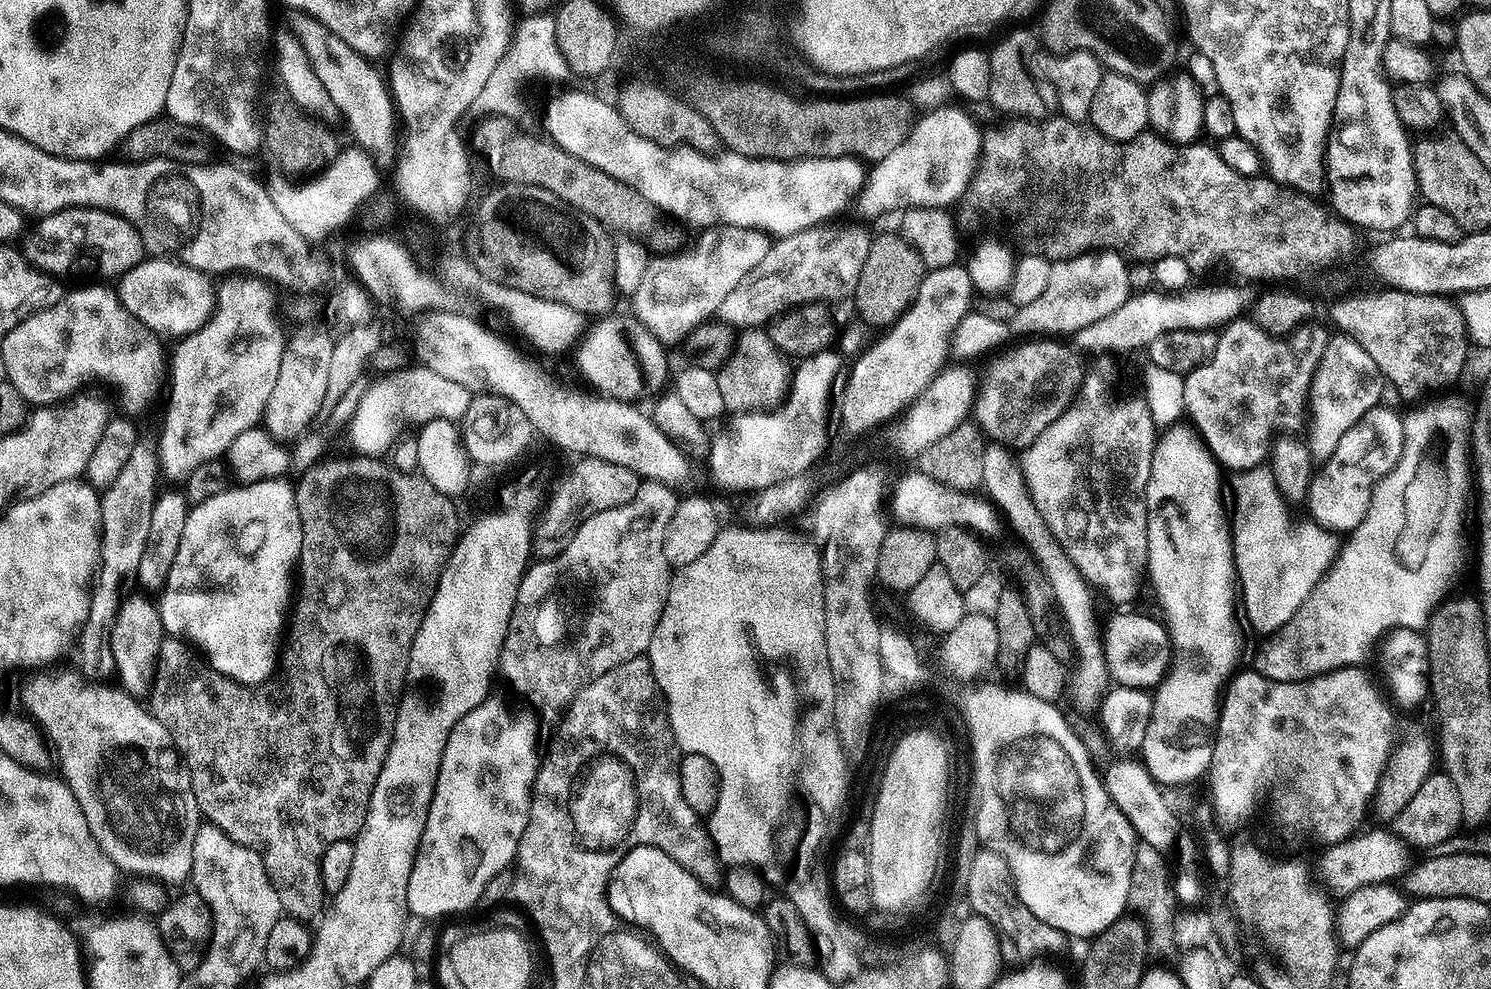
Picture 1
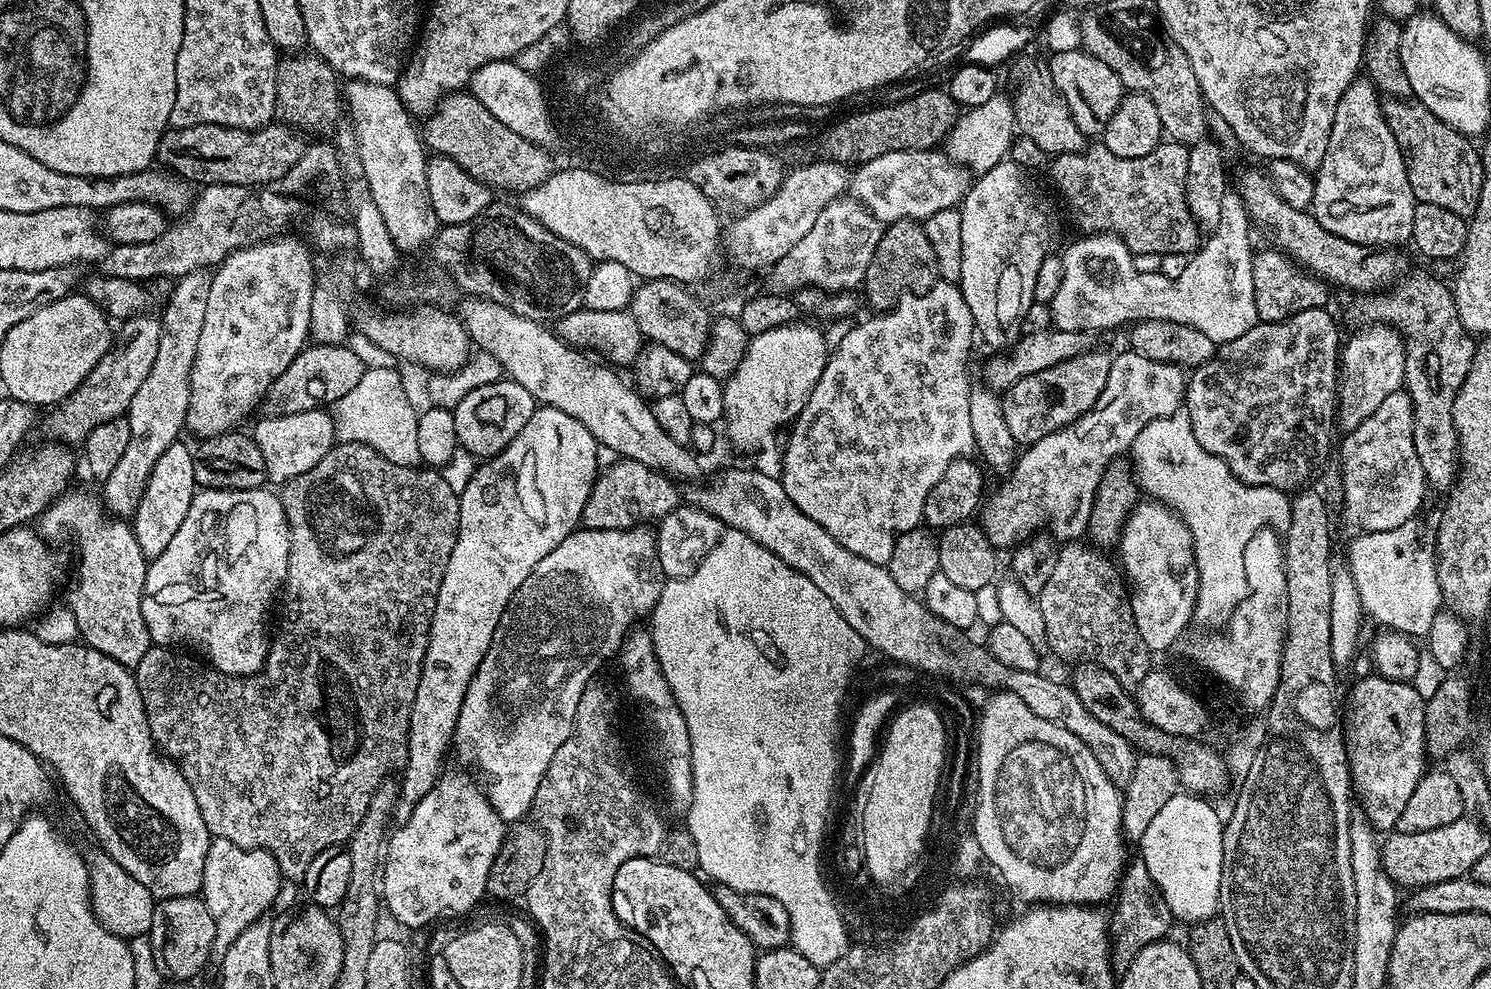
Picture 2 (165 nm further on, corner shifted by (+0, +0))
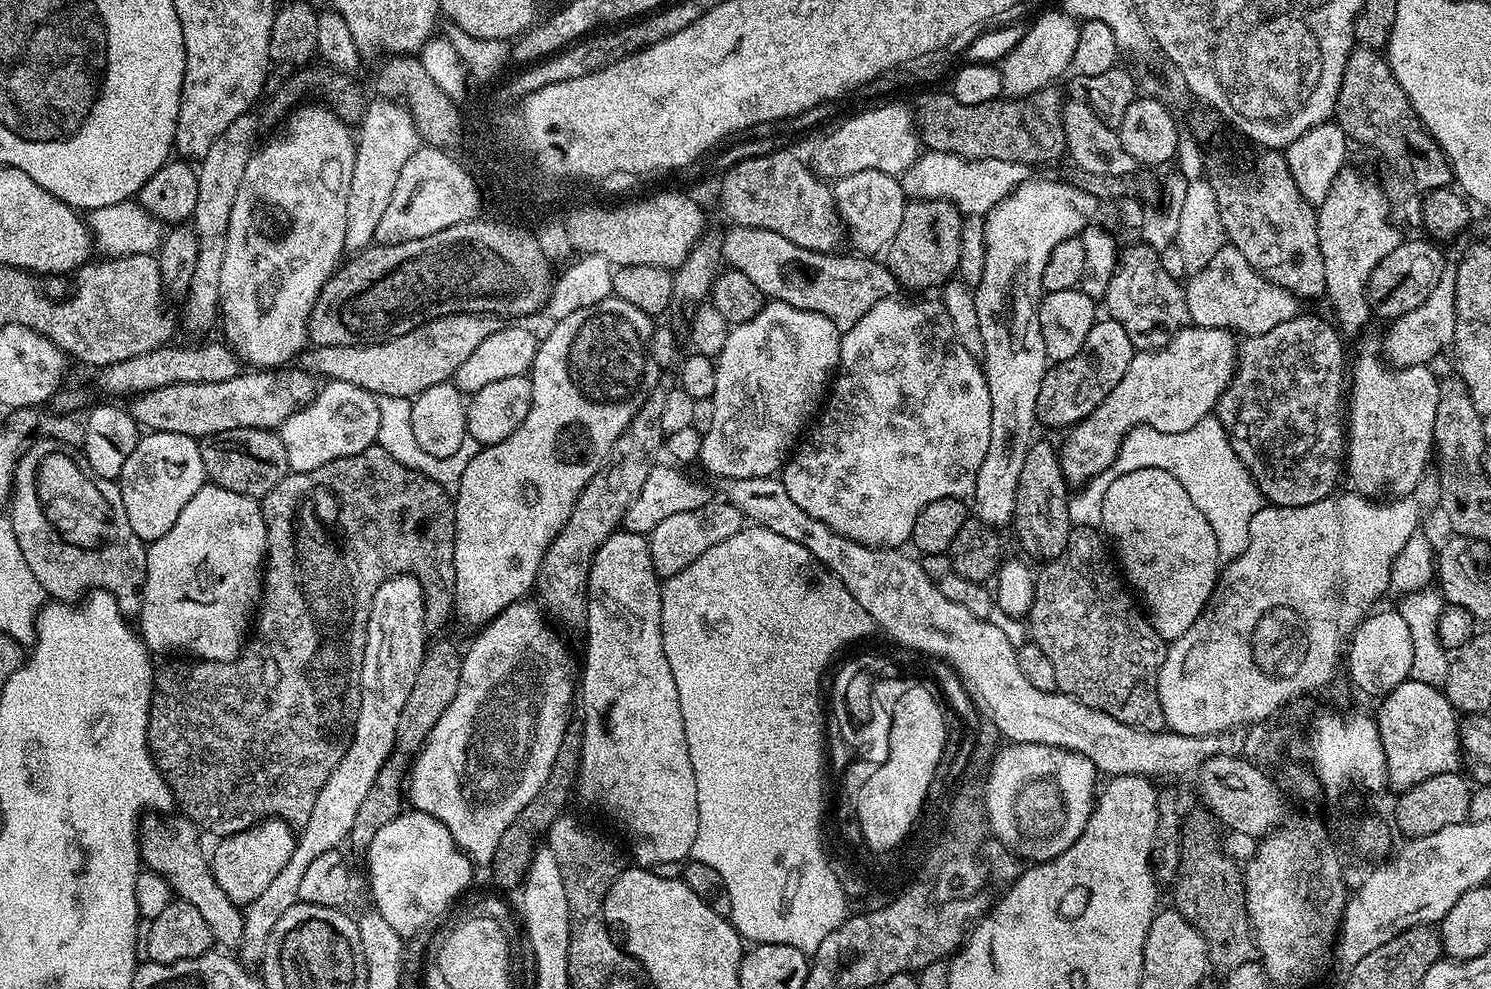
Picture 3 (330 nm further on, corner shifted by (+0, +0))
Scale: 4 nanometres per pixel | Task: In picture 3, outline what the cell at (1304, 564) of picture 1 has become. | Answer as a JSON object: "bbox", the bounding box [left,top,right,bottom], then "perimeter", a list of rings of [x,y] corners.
{"bbox":[1068,414,1266,561],"perimeter":[[[1212,414],[1202,418],[1202,422],[1190,426],[1190,430],[1182,430],[1178,434],[1166,434],[1159,426],[1131,428],[1124,435],[1124,441],[1112,467],[1088,481],[1077,491],[1080,492],[1077,496],[1075,493],[1069,499],[1068,509],[1073,525],[1077,528],[1099,529],[1100,525],[1096,522],[1096,508],[1102,508],[1102,504],[1096,504],[1096,500],[1101,500],[1100,488],[1104,488],[1104,484],[1114,482],[1116,476],[1130,474],[1130,470],[1147,468],[1157,468],[1174,474],[1174,478],[1182,482],[1194,506],[1198,506],[1206,522],[1210,522],[1214,538],[1218,538],[1221,561],[1233,560],[1246,550],[1250,522],[1254,514],[1258,514],[1258,510],[1265,507],[1266,501],[1254,478],[1238,458],[1238,454],[1234,454],[1220,421]]]}

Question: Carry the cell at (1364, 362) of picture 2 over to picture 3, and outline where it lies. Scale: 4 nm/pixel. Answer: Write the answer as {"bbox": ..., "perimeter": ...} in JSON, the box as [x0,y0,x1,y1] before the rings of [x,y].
{"bbox":[1384,267,1456,368],"perimeter":[[[1445,267],[1438,286],[1430,293],[1430,298],[1422,306],[1402,314],[1387,325],[1388,333],[1384,336],[1384,352],[1389,365],[1405,368],[1414,364],[1428,364],[1443,350],[1449,347],[1454,338],[1456,325],[1456,269]]]}

